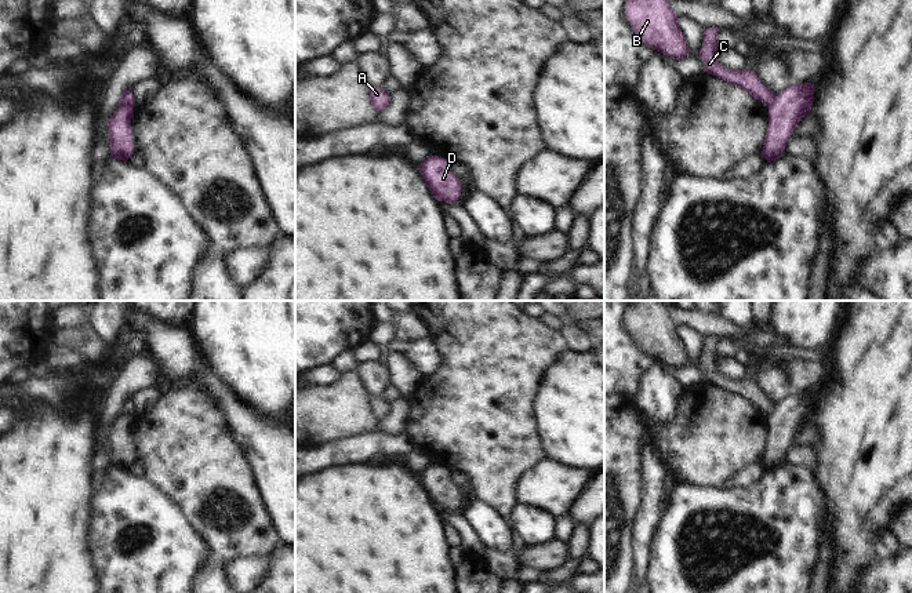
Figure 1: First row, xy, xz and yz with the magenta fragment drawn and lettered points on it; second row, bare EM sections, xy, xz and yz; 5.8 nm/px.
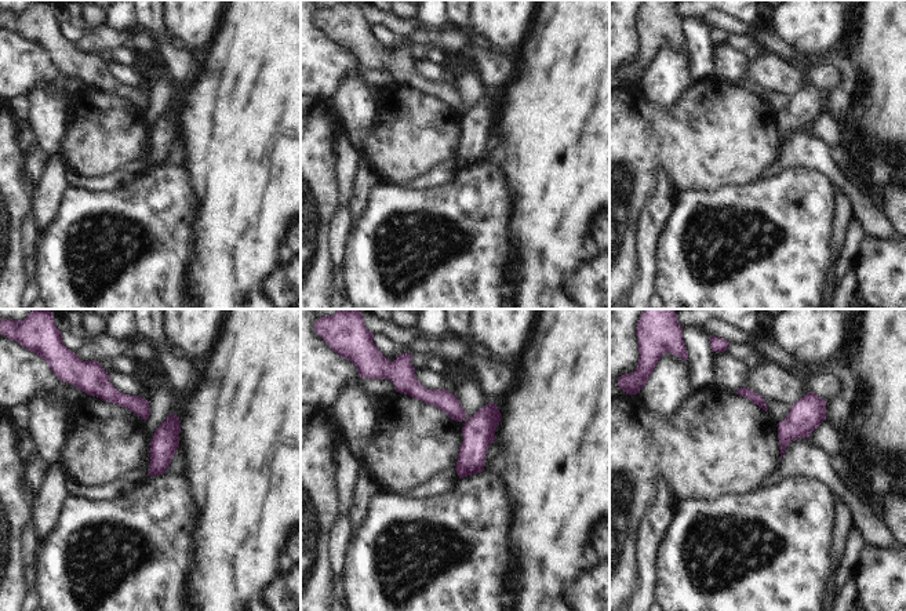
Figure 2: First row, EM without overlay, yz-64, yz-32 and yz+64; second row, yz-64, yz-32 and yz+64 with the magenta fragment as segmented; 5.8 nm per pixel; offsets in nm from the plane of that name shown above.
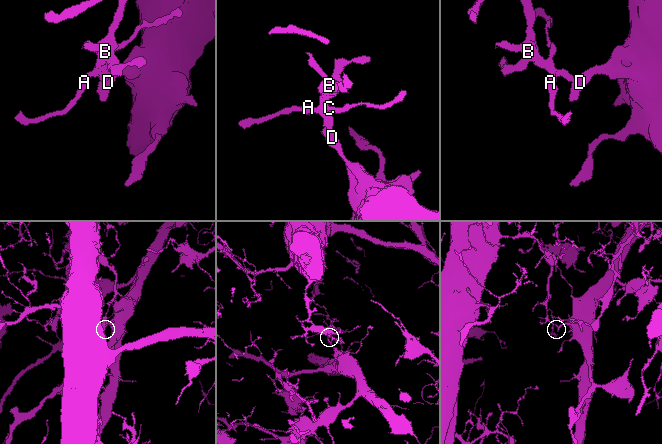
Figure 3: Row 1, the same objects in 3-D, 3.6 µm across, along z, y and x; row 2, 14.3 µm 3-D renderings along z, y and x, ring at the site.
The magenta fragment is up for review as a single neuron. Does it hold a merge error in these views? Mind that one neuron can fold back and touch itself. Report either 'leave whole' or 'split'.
split

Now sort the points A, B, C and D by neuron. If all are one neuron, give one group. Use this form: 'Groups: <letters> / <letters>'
Groups: A B C / D

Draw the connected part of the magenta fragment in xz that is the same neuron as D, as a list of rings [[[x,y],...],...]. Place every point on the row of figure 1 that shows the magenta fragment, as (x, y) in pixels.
[[[430,154],[418,170],[437,201],[455,204],[461,196],[461,183],[450,171],[450,163],[447,160],[442,156]]]

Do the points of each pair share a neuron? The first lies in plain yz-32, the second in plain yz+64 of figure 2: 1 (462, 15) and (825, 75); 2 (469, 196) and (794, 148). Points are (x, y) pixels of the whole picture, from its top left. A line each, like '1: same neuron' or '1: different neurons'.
1: same neuron
2: different neurons

